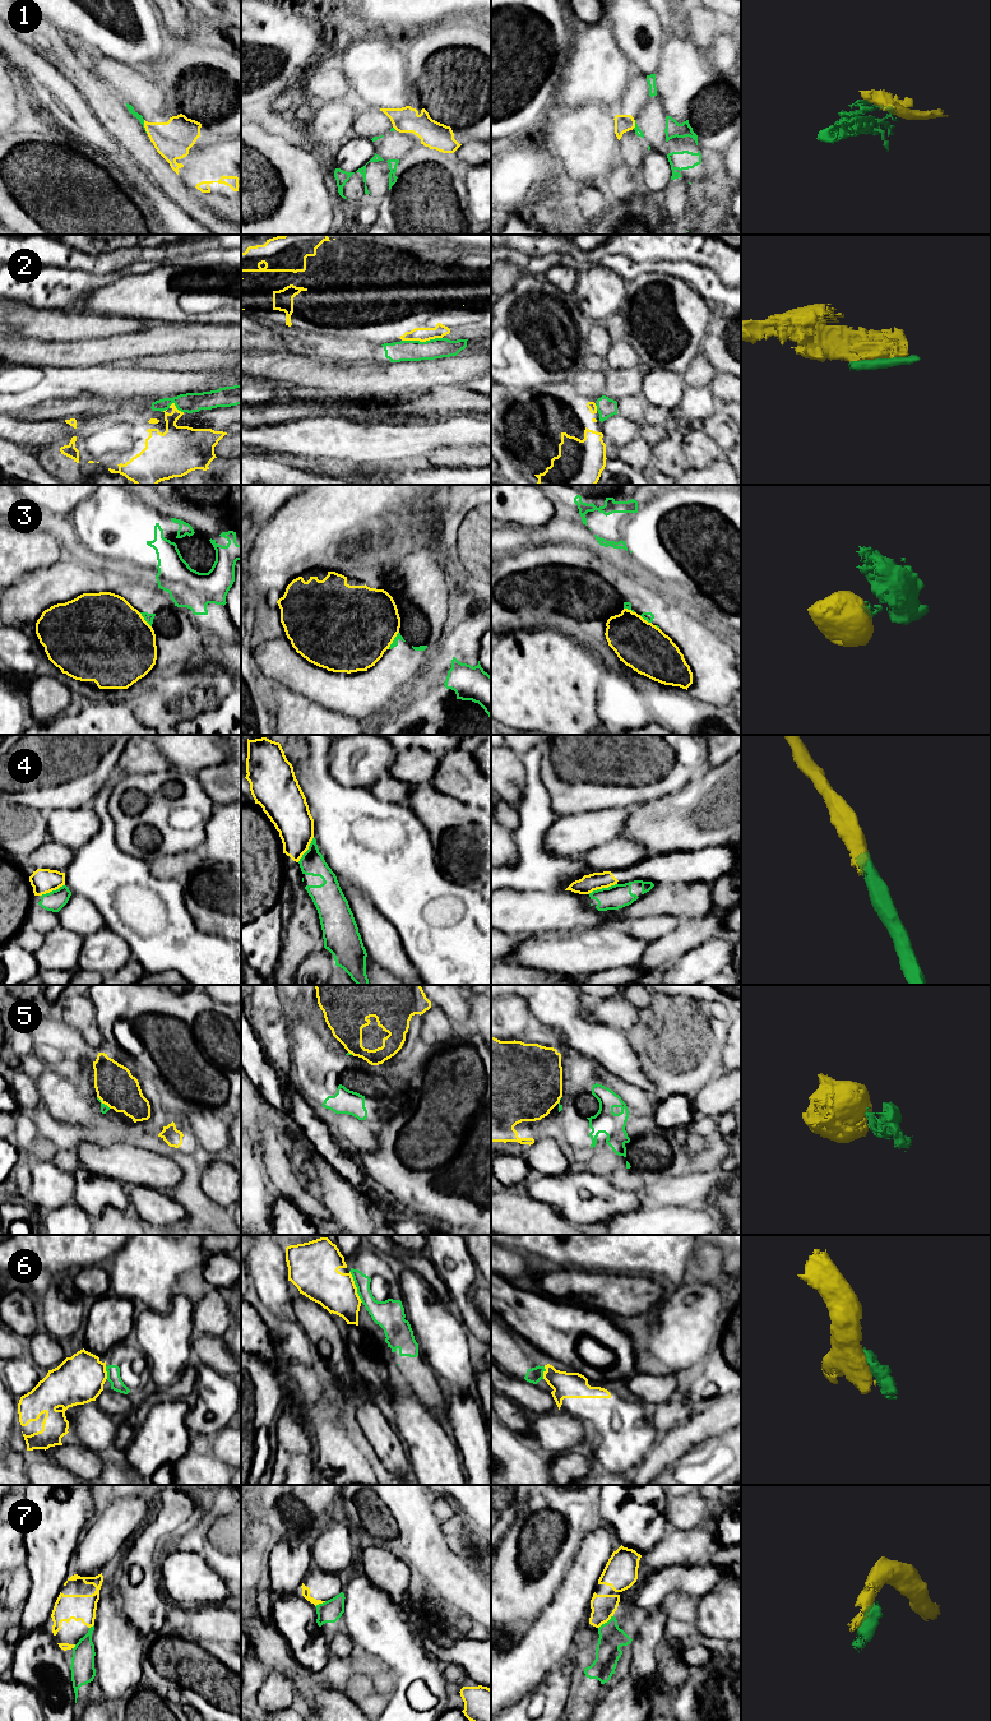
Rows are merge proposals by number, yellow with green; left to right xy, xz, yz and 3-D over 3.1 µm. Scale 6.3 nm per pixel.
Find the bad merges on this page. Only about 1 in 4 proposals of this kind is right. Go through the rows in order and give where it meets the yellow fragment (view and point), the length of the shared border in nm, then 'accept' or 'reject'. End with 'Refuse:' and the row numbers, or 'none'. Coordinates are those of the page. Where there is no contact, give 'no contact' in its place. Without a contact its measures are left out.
1: meets yellow in xy at (144, 126); contact 80 nm long; reject
2: meets yellow in xz at (421, 341); contact 260 nm long; reject
3: meets yellow in xz at (393, 639); contact 130 nm long; reject
4: meets yellow in yz at (602, 887); contact 200 nm long; reject
5: meets yellow in xy at (103, 1102); contact 120 nm long; reject
6: meets yellow in xz at (355, 1286); contact 220 nm long; reject
7: meets yellow in yz at (605, 1622); contact 130 nm long; reject
Refuse: 1, 2, 3, 4, 5, 6, 7

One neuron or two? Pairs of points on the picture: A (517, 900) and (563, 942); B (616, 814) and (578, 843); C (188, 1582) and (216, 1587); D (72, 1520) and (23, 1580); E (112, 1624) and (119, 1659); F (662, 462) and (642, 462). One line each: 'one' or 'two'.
A: two
B: one
C: one
D: two
E: one
F: two

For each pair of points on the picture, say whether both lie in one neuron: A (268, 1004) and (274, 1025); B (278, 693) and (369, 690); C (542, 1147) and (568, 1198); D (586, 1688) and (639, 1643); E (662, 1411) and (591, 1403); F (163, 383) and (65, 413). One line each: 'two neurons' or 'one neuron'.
A: one neuron
B: two neurons
C: two neurons
D: two neurons
E: two neurons
F: two neurons

